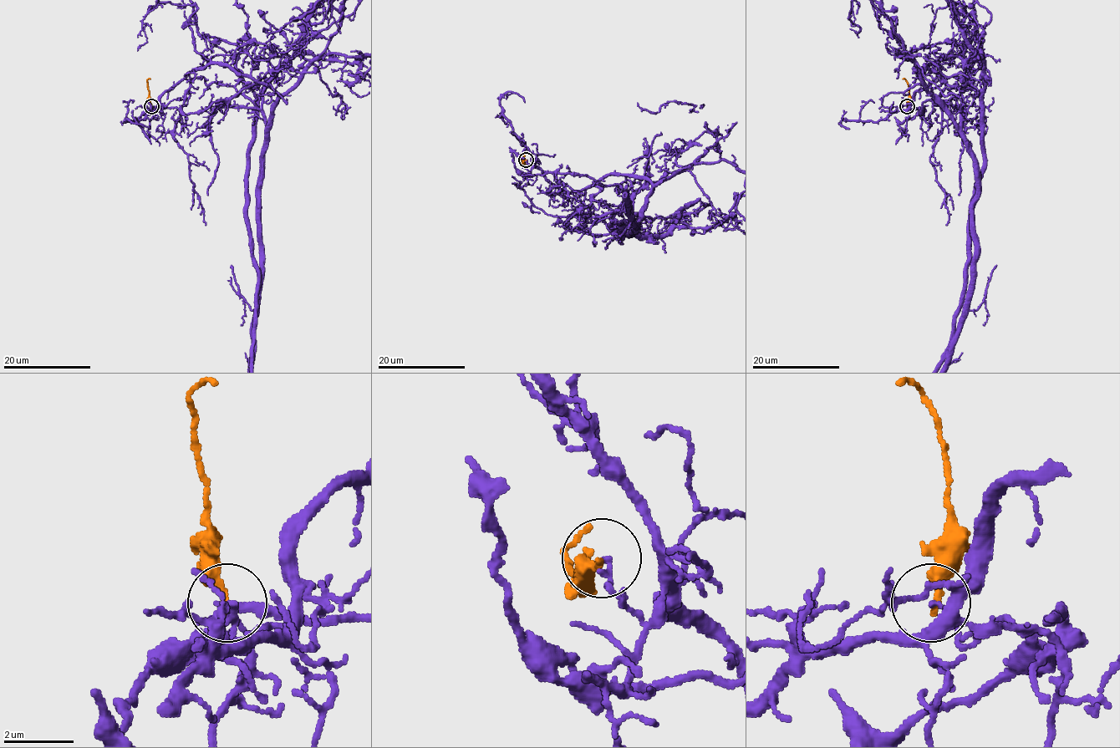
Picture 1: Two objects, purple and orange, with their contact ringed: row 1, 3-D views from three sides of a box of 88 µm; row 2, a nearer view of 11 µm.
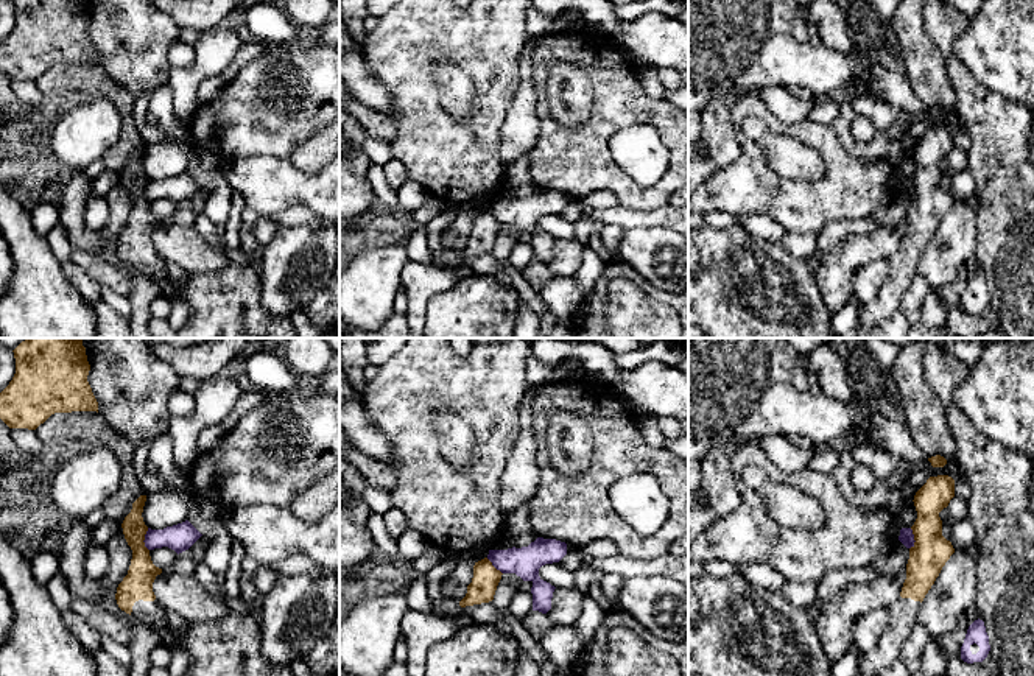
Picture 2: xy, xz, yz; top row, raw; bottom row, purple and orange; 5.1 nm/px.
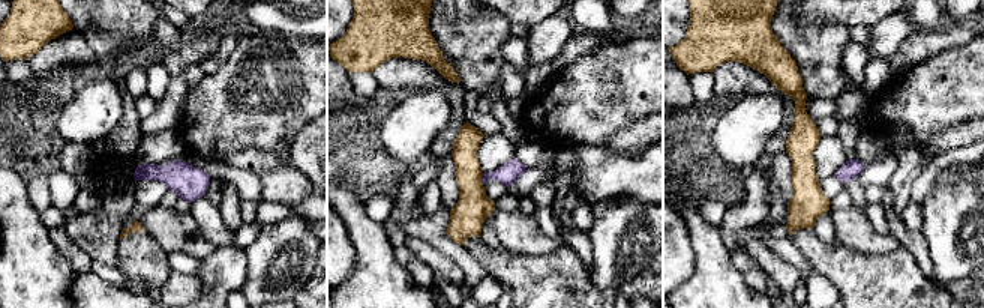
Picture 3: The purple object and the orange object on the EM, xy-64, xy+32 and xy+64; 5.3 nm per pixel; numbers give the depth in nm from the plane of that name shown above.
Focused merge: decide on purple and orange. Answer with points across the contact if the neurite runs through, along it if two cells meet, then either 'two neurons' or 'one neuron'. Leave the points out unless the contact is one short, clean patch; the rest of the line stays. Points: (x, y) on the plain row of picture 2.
border along xy (147, 179), (144, 197), (148, 201); two neurons

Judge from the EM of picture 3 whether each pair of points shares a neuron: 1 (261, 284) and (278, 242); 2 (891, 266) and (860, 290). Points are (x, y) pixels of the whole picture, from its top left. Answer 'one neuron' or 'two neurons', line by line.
1: one neuron
2: one neuron

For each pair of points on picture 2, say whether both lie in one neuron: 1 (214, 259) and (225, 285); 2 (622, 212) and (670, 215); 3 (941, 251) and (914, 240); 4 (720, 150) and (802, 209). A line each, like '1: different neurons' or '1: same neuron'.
1: different neurons
2: same neuron
3: different neurons
4: different neurons

